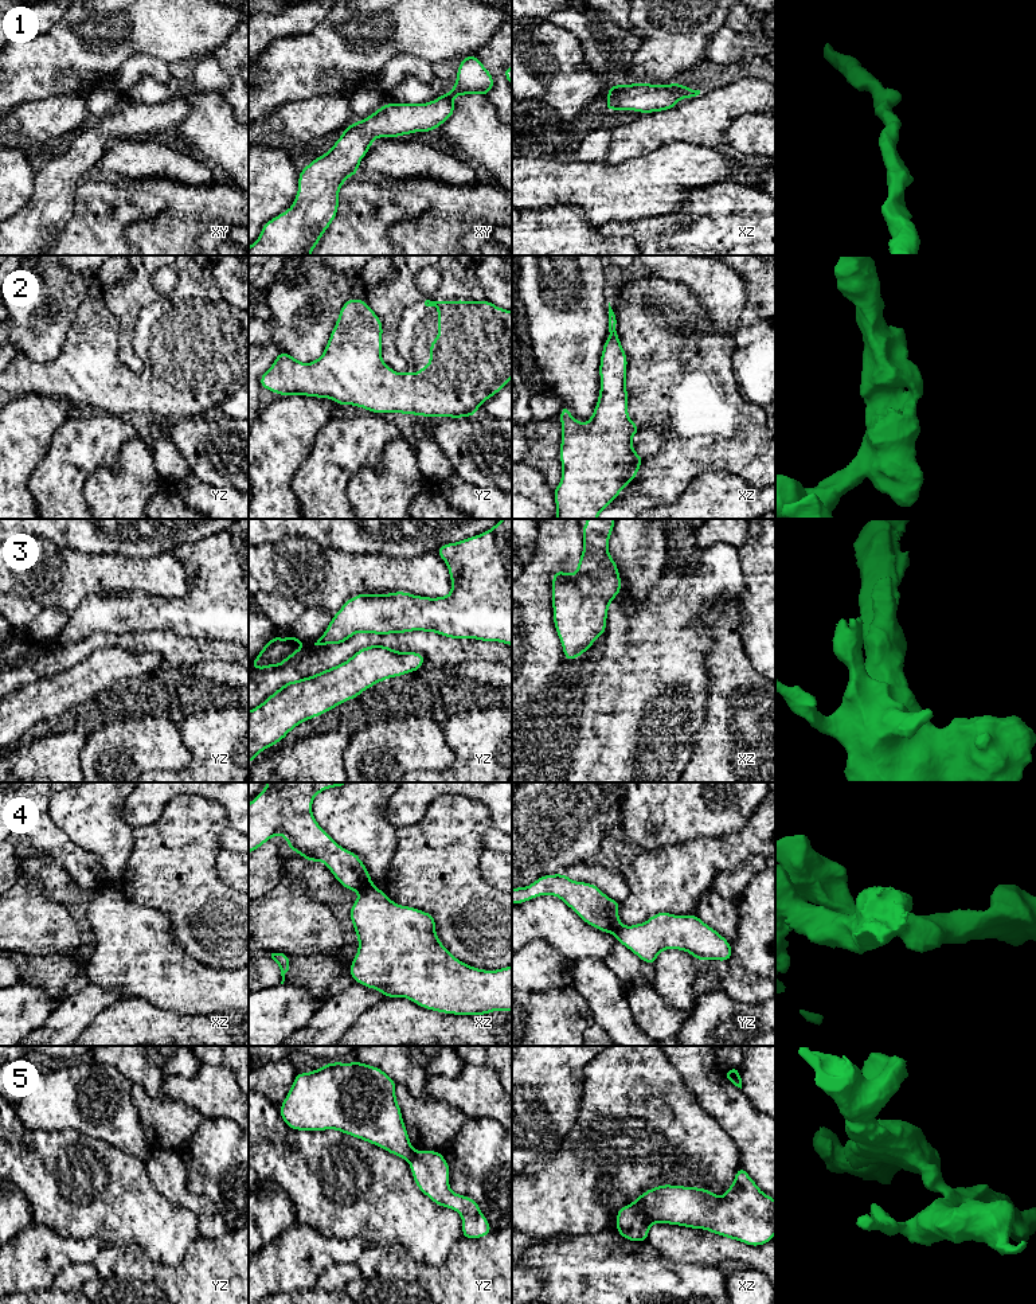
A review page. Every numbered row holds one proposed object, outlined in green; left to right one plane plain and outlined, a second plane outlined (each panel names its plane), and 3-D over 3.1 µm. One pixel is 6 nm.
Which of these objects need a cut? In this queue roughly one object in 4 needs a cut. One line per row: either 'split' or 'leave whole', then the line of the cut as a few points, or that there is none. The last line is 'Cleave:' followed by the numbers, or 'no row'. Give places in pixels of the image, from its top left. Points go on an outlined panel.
1: leave whole | no cut
2: leave whole | no cut
3: leave whole | no cut
4: split | xz (372, 885), (360, 893)
5: split | xz (630, 1205), (641, 1210), (652, 1222)
Cleave: 4, 5

